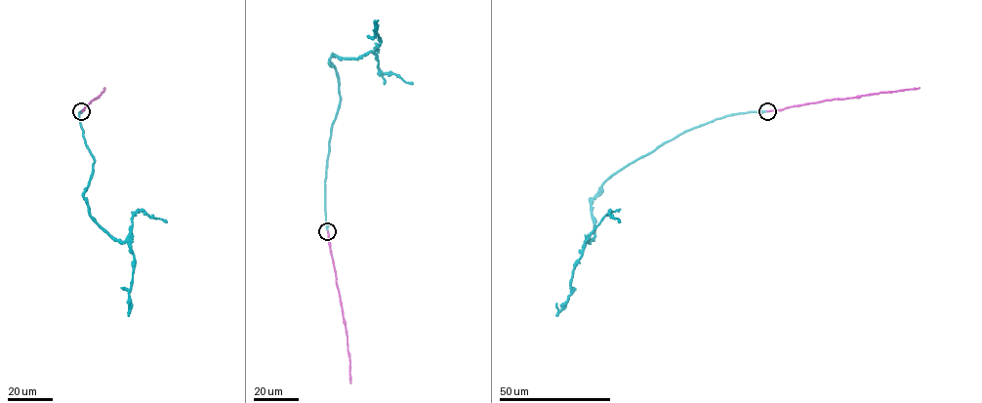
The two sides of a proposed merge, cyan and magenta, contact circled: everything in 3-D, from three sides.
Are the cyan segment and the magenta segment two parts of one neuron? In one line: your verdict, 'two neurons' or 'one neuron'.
one neuron

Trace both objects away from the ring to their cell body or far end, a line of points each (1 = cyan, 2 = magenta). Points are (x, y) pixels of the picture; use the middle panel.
1: (327, 231), (324, 181), (340, 99), (330, 59), (373, 52), (380, 45), (377, 20)
2: (327, 231), (347, 336), (350, 382)

